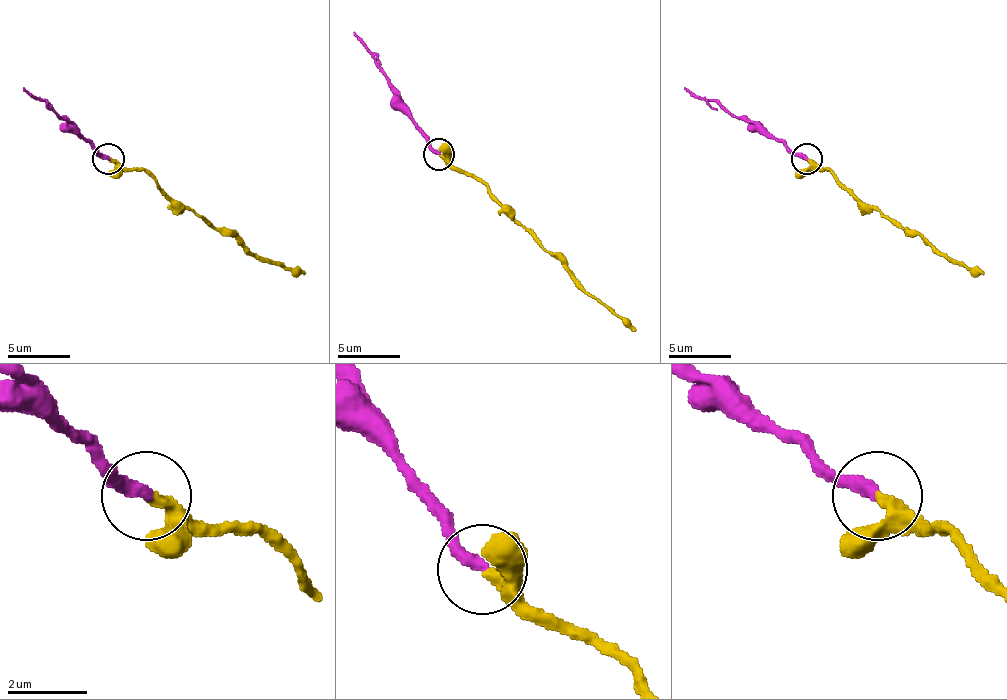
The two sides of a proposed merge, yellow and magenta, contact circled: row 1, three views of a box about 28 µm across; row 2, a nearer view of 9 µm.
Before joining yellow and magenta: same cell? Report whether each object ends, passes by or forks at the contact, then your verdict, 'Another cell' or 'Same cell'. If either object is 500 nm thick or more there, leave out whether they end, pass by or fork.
At the ring yellow ends. At the ring magenta ends. Same cell

